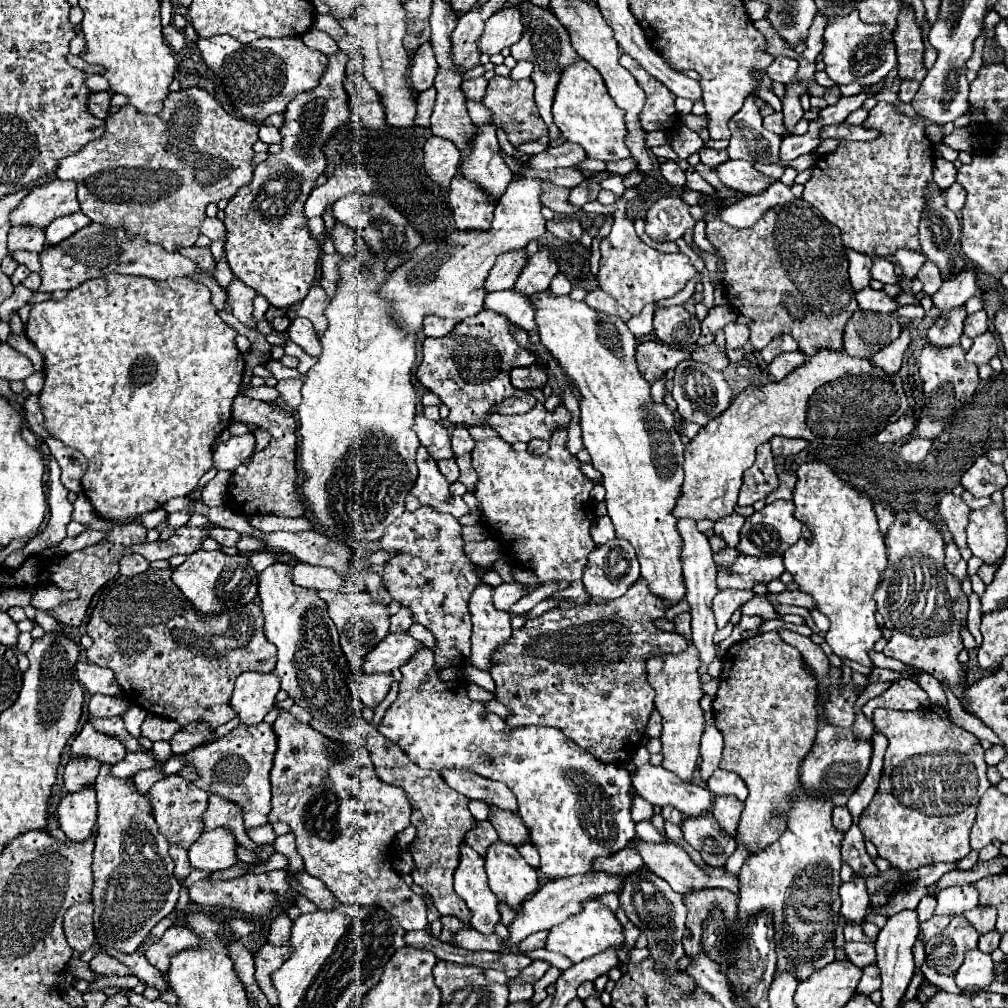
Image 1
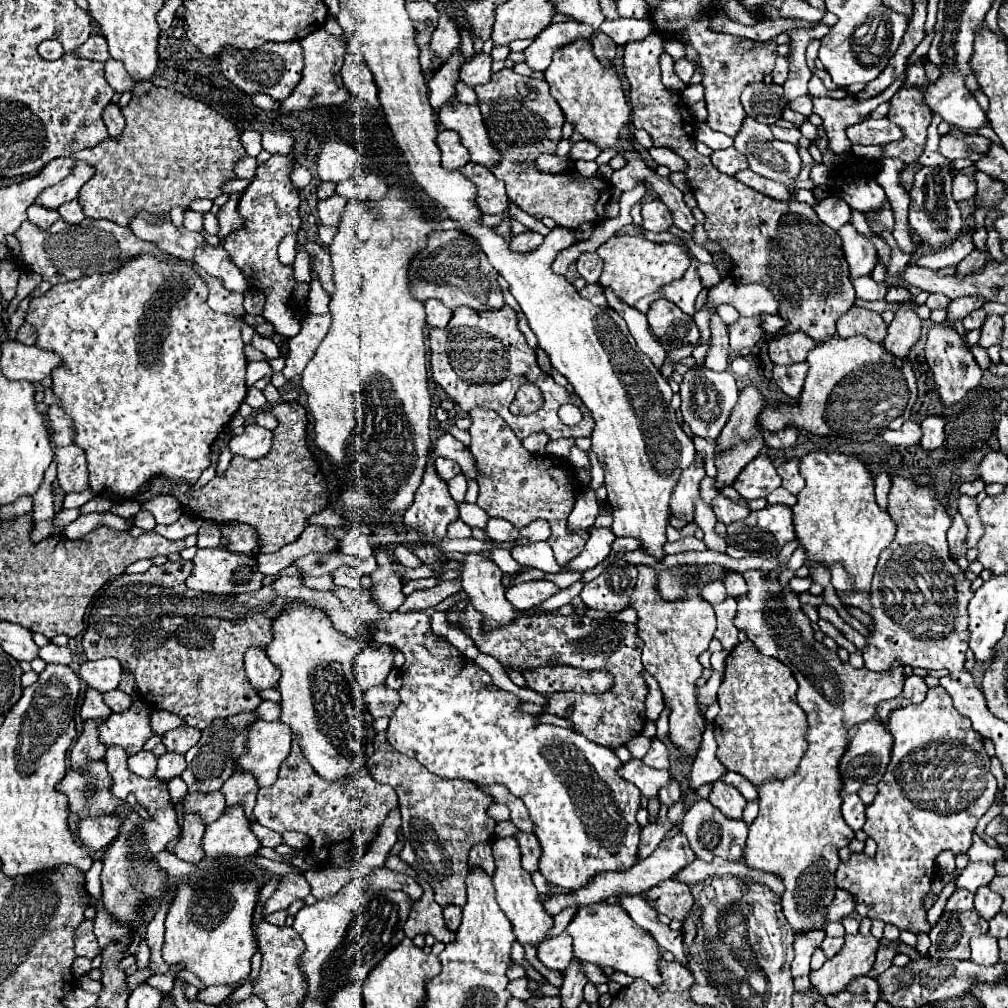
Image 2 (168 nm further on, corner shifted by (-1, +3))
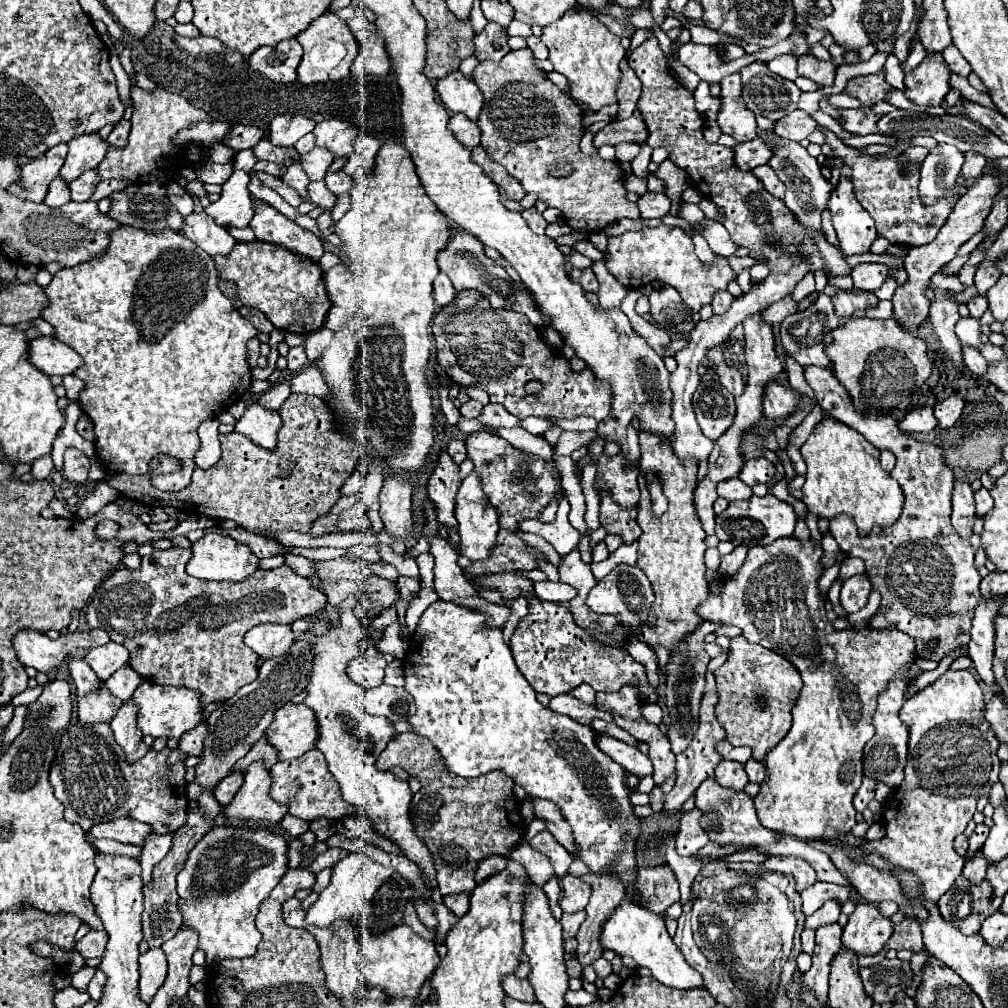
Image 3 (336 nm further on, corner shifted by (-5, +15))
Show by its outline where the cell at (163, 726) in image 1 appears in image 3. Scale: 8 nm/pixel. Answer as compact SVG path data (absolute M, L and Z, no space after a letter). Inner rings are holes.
M205 723L199 725L199 729L191 729L191 733L183 733L183 737L179 737L179 749L185 755L199 755L203 749L205 735L207 735Z

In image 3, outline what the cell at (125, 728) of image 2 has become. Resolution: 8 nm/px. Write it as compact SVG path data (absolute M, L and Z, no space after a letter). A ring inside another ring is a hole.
M143 681L133 697L137 705L137 727L143 735L153 737L179 737L181 733L193 729L197 723L203 721L201 705L199 705L199 693L185 689L185 687L161 687L151 681Z

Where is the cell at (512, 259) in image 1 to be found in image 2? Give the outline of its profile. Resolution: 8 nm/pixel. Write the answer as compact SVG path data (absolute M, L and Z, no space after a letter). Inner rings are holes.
M525 231L525 233L513 237L511 247L515 251L531 251L531 249L537 249L541 243L543 243L543 235L533 233L533 231Z

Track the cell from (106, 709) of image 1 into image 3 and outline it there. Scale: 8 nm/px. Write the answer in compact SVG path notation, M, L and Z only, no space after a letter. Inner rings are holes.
M121 667L119 671L115 671L115 675L111 675L107 681L105 681L105 687L115 695L119 697L121 701L129 701L135 687L143 681L143 677L133 671L131 667Z

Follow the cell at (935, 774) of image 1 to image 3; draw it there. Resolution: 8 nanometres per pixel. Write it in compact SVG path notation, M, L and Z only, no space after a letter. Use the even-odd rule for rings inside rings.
M945 671L933 685L909 697L899 711L901 721L909 727L909 753L903 769L905 777L893 791L891 801L883 807L881 823L885 827L885 837L879 841L863 841L863 845L855 849L855 859L847 857L843 845L809 841L809 845L823 849L823 853L831 857L833 865L867 903L877 905L881 901L895 901L907 919L923 923L927 911L921 901L937 903L961 875L965 859L953 851L953 839L965 831L967 823L975 815L977 799L989 795L991 787L999 781L1001 769L997 757L999 741L983 711L983 691L969 671ZM867 851L879 853L879 857L893 865L893 871L865 865L863 857L867 857ZM897 869L919 877L919 899L911 899L903 893Z

